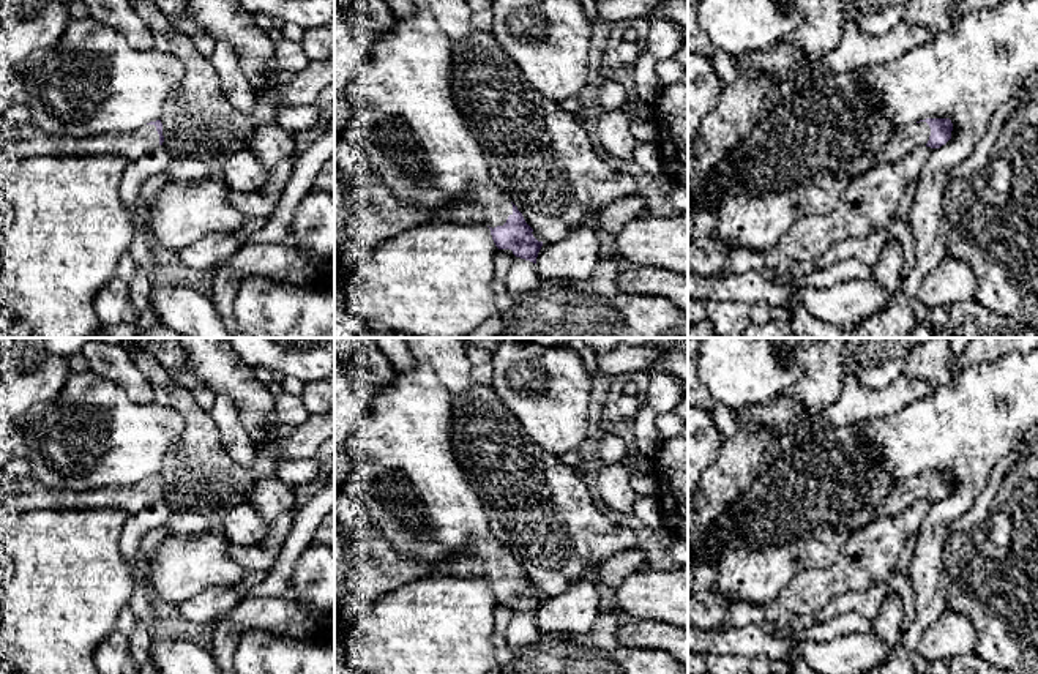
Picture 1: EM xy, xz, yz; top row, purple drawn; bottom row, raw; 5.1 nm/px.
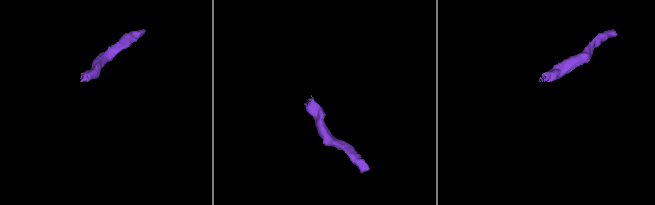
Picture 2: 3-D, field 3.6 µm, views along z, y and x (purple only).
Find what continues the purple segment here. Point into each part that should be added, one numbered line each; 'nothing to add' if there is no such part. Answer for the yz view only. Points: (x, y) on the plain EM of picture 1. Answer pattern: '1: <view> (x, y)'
1: yz (901, 498)

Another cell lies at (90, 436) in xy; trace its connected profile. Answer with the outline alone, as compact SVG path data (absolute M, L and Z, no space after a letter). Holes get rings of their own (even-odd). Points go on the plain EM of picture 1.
M91 369L71 373L52 401L33 404L16 418L28 445L33 478L47 489L85 492L98 488L136 485L161 472L167 453L180 442L185 420L158 401L133 403L114 382Z

